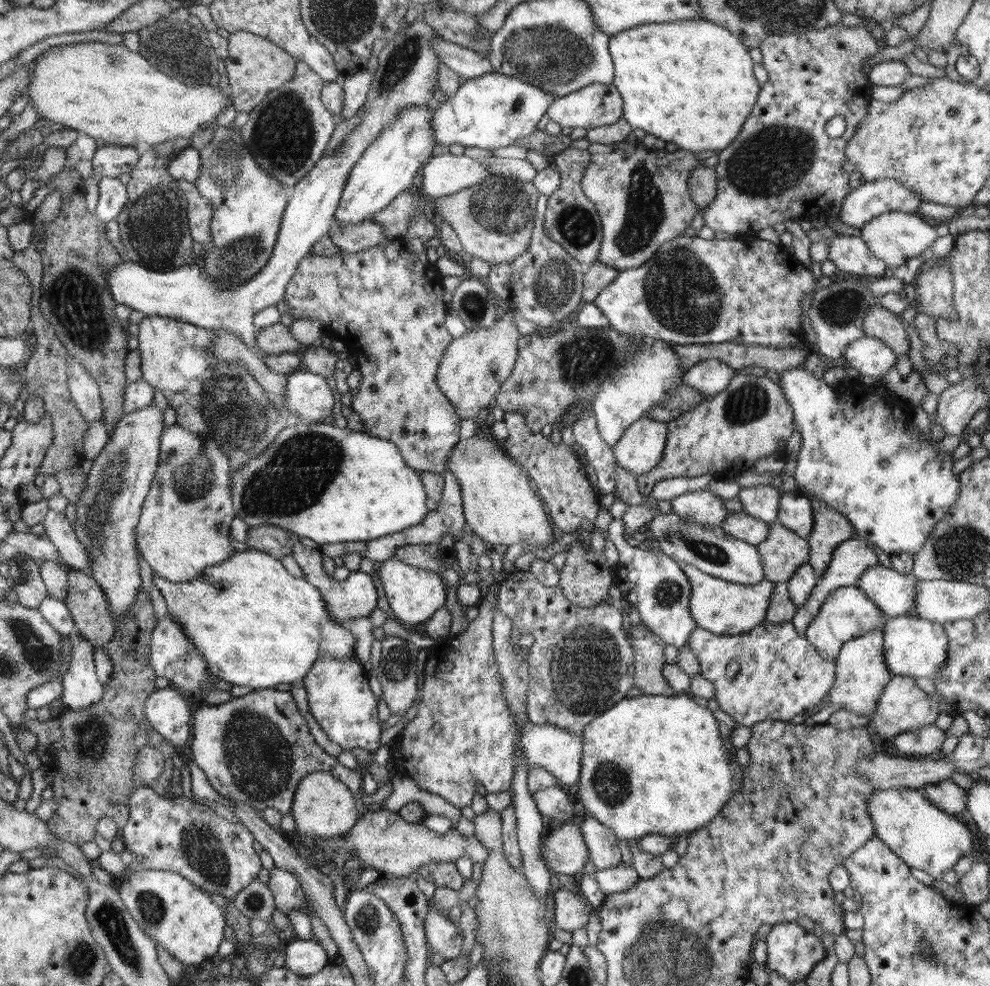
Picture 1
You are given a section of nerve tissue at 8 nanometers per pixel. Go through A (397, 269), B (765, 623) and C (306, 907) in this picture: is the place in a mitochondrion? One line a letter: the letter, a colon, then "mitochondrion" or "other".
A: other
B: other
C: other

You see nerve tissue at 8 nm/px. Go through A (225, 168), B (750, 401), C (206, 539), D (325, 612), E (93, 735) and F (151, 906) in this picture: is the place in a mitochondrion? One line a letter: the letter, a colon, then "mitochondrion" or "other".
A: mitochondrion
B: mitochondrion
C: other
D: other
E: mitochondrion
F: mitochondrion

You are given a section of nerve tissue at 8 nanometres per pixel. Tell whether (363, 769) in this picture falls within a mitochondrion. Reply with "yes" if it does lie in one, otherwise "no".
no

